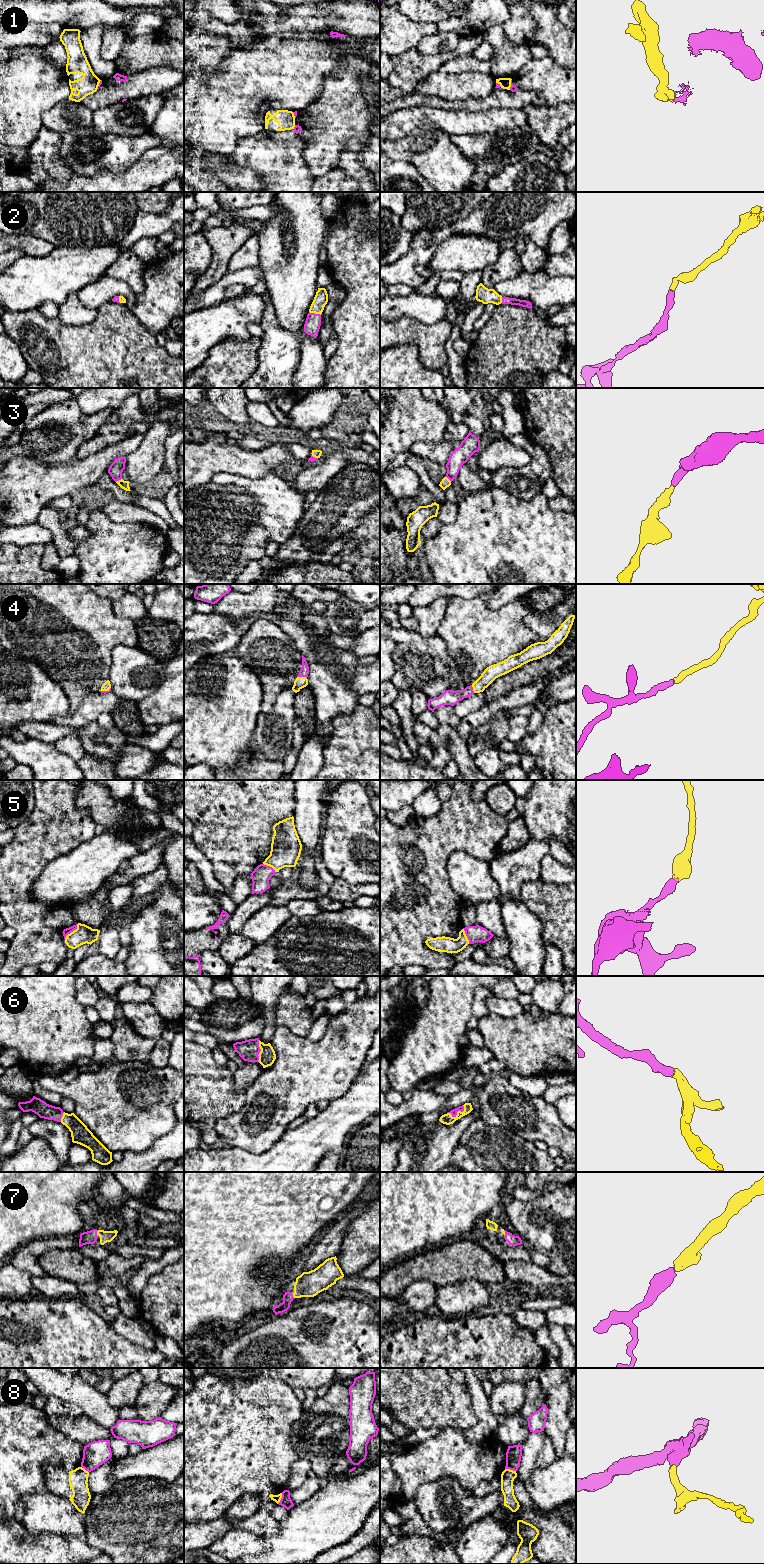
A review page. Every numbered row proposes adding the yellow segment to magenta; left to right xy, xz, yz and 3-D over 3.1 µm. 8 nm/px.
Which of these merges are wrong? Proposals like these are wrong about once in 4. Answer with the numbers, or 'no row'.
1, 8

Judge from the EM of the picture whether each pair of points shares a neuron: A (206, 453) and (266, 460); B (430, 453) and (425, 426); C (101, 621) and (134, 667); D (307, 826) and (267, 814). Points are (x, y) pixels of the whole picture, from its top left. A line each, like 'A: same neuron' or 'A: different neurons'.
A: same neuron
B: different neurons
C: different neurons
D: different neurons

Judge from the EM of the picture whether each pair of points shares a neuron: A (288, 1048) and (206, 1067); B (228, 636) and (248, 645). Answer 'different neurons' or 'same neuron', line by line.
A: different neurons
B: different neurons

